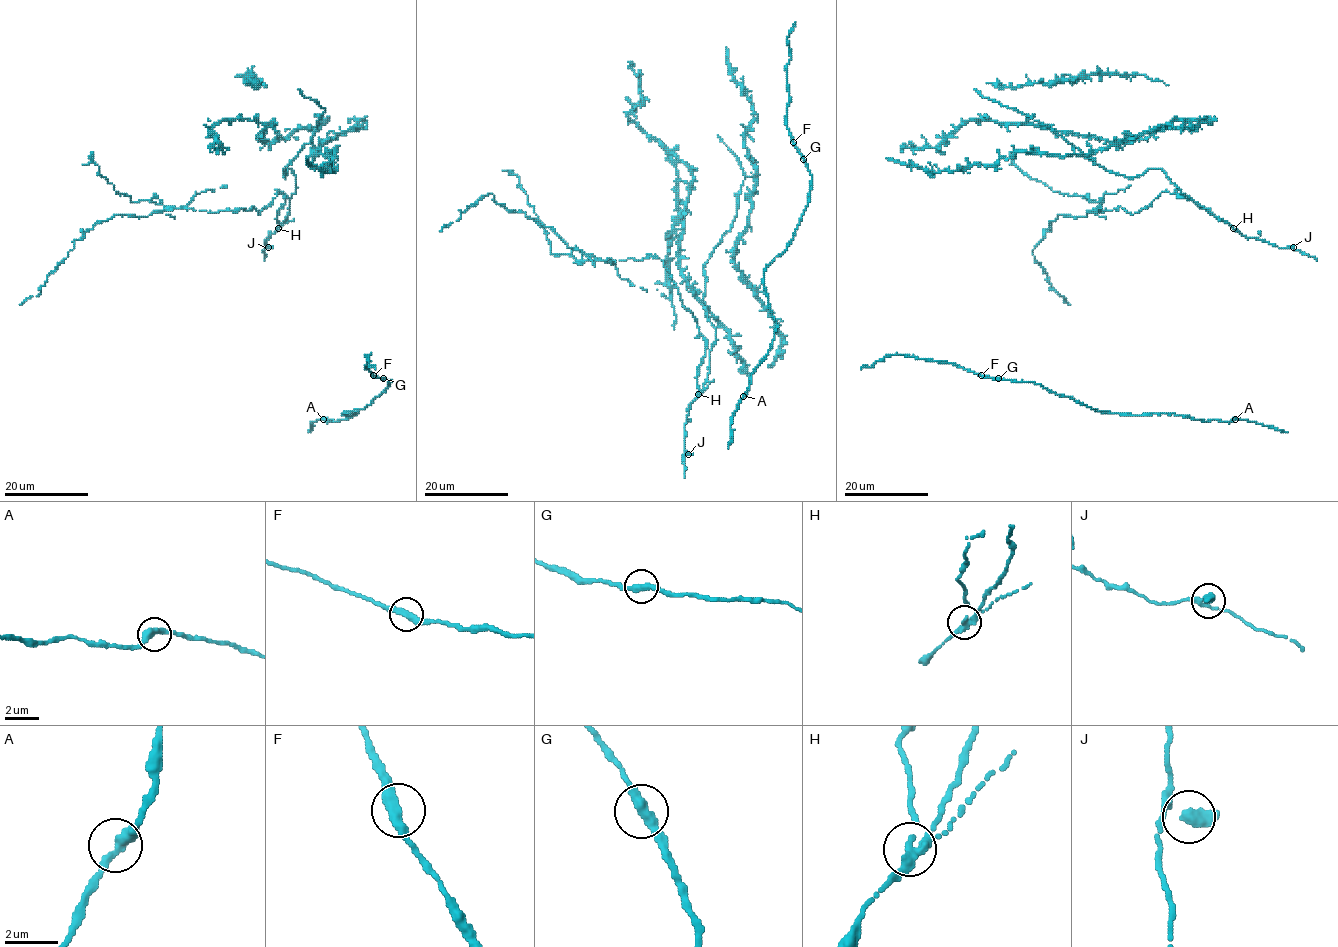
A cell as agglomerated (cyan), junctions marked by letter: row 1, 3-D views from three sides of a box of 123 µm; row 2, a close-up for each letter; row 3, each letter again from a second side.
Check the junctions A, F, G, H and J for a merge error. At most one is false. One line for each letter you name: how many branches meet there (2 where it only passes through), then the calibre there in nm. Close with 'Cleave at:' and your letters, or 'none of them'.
H: 2 | 380 nm
Cleave at: H

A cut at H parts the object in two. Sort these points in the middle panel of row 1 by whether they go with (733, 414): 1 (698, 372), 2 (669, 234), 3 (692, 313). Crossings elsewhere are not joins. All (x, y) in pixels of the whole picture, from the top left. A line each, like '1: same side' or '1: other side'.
1: other side
2: same side
3: other side

